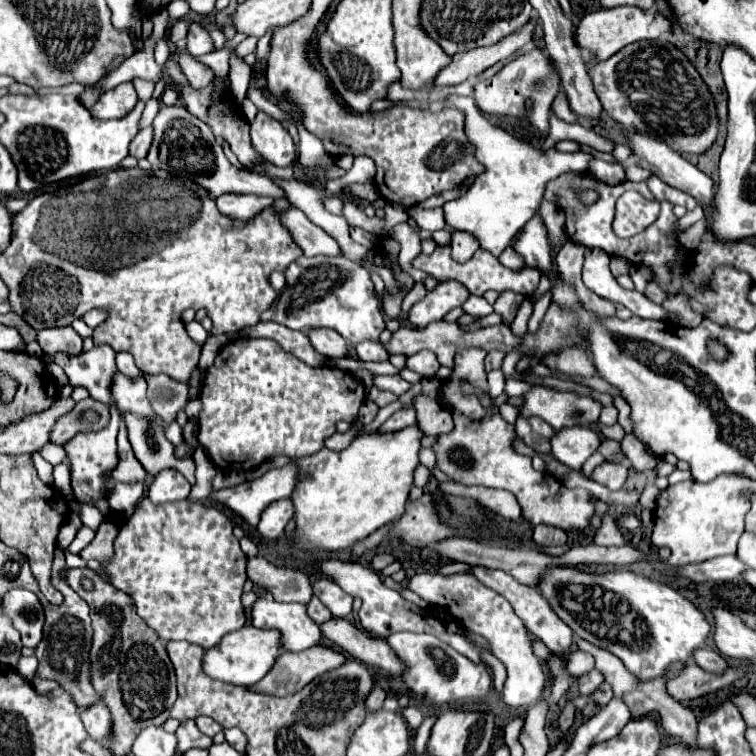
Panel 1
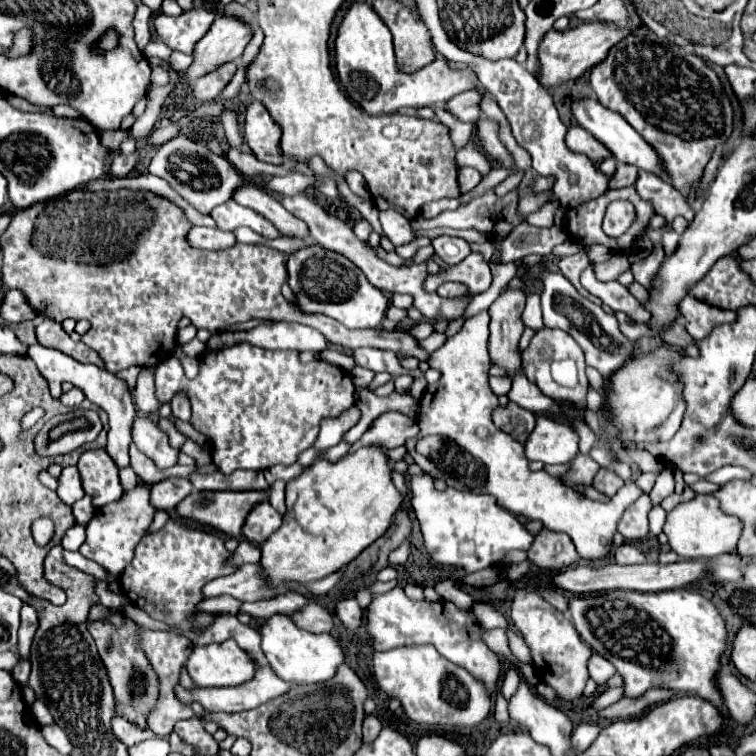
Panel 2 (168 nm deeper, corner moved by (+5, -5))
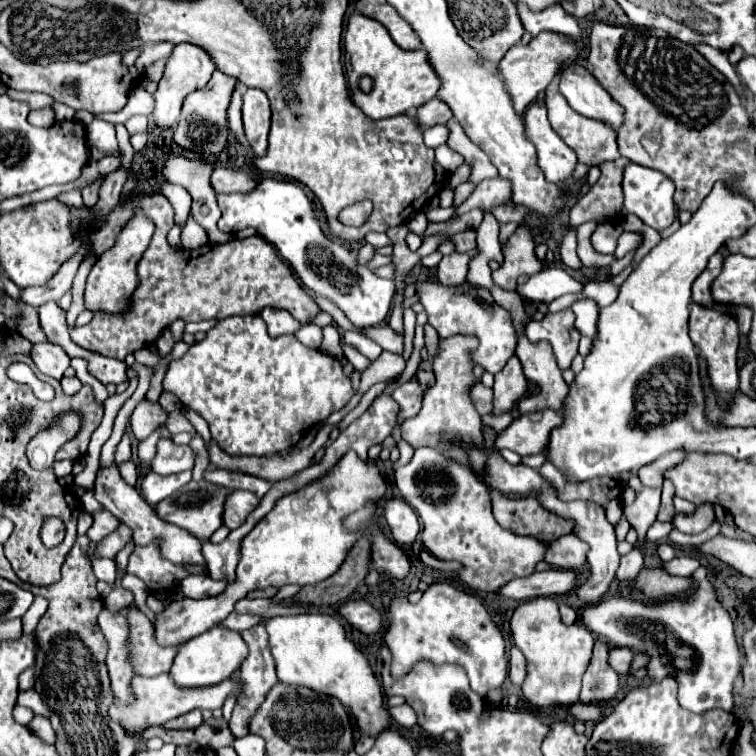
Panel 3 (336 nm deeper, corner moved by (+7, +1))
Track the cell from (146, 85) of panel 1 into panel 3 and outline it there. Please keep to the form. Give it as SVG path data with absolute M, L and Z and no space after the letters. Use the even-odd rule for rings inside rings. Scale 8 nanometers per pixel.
M134 115L126 121L126 129L128 133L138 133L138 131L146 131L148 129L148 119L144 115Z

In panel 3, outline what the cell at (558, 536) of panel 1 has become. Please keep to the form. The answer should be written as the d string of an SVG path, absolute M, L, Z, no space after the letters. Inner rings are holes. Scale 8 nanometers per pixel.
M568 533L564 537L558 537L556 541L544 543L546 545L546 555L544 561L552 567L560 569L574 569L580 571L586 567L586 551L588 545L580 541L576 535Z

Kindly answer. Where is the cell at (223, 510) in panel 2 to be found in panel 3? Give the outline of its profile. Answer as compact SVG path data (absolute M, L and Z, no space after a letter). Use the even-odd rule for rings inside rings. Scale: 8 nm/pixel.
M190 481L188 485L178 489L174 495L160 501L156 505L156 513L158 513L160 519L186 529L188 533L192 533L200 541L206 541L206 539L212 537L212 533L216 529L220 529L224 525L224 519L222 519L222 515L224 515L224 497L228 497L228 489L224 489L224 487L212 485L208 481Z

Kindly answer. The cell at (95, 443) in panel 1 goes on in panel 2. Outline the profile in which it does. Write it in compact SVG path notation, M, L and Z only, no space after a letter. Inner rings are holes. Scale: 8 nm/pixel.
M106 449L86 451L78 461L78 469L82 475L82 487L92 495L96 509L122 499L124 489L118 479L118 467Z

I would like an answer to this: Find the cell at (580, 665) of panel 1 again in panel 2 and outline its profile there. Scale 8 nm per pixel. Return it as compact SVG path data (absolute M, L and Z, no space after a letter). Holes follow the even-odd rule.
M598 653L592 655L588 671L590 671L590 677L592 677L596 683L600 683L600 685L606 685L606 681L616 673L614 665L612 665L608 659L604 659L602 655L598 655Z

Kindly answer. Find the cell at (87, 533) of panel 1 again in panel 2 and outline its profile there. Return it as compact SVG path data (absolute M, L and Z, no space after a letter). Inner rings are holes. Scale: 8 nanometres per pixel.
M64 551L64 561L68 565L72 565L72 567L76 567L76 569L80 569L80 571L84 571L84 573L88 573L88 575L92 575L92 577L96 577L96 579L106 583L106 569L102 565L86 559L82 553L78 553L78 551Z

